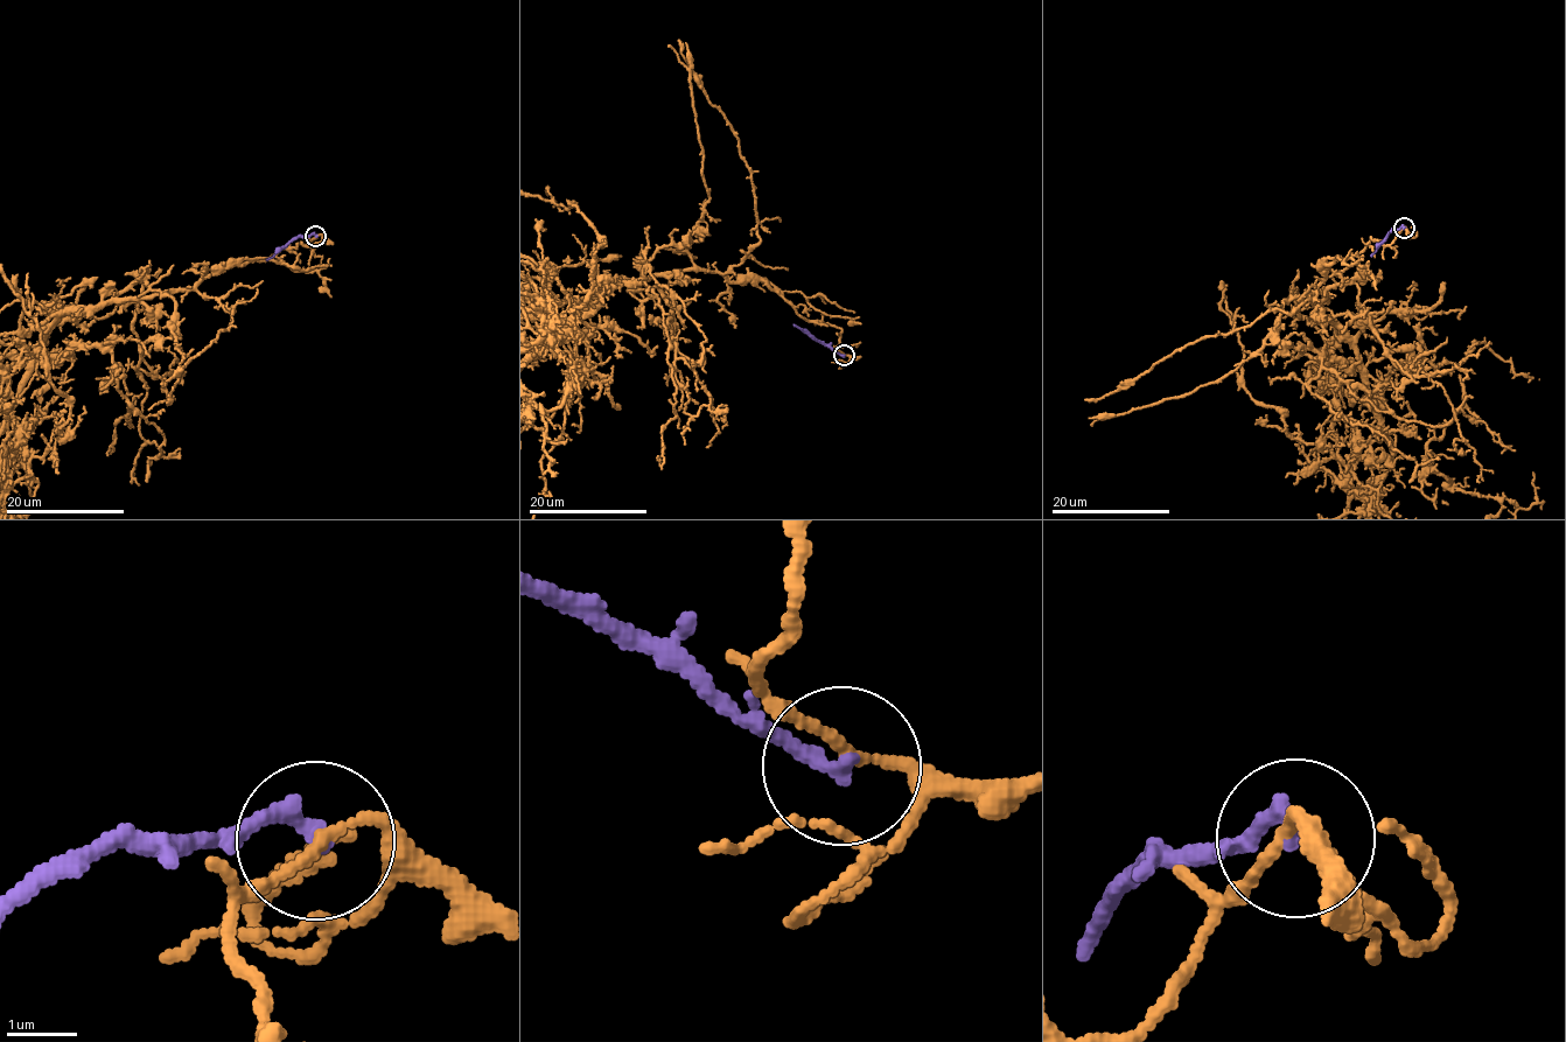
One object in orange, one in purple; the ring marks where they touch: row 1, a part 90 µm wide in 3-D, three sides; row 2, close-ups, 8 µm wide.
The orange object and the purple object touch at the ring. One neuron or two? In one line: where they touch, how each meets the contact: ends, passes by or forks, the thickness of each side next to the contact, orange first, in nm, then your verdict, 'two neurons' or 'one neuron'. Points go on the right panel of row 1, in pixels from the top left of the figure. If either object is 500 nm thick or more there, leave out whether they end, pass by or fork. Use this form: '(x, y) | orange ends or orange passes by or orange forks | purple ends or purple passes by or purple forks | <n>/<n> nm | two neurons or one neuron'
(1404, 228) | orange passes by | purple ends | 140/280 nm | two neurons

